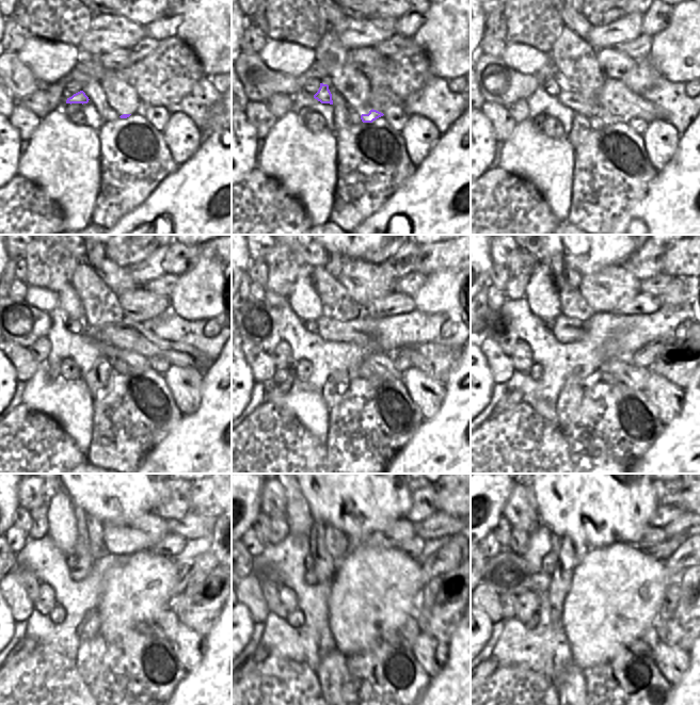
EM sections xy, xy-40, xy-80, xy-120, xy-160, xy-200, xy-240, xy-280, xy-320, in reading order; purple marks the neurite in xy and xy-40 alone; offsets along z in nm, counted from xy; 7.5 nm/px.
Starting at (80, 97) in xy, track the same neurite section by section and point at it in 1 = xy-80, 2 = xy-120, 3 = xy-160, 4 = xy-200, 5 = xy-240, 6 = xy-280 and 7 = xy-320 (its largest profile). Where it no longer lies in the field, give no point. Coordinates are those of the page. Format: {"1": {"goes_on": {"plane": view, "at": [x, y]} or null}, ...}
{"1": {"goes_on": {"plane": "xy-80", "at": [575, 100]}}, "2": {"goes_on": {"plane": "xy-120", "at": [111, 352]}}, "3": {"goes_on": {"plane": "xy-160", "at": [380, 363]}}, "4": {"goes_on": {"plane": "xy-200", "at": [636, 378]}}, "5": {"goes_on": {"plane": "xy-240", "at": [166, 621]}}, "6": {"goes_on": {"plane": "xy-280", "at": [408, 634]}}, "7": {"goes_on": {"plane": "xy-320", "at": [646, 644]}}}

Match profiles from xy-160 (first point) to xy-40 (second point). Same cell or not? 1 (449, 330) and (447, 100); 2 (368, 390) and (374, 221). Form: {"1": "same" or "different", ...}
{"1": "different", "2": "different"}

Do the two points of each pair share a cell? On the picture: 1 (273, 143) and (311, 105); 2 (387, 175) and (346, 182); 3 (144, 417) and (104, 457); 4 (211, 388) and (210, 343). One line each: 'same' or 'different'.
1: different
2: same
3: same
4: different

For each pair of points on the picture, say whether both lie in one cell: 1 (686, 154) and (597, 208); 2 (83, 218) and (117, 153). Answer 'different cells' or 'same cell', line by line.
1: different cells
2: different cells

